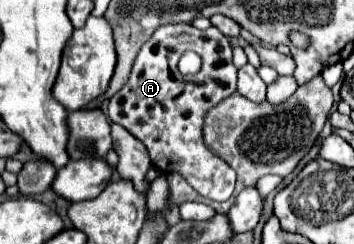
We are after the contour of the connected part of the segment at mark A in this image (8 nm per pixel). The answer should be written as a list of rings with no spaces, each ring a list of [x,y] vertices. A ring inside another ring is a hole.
[[[166,24],[166,26],[160,26],[152,34],[152,38],[140,48],[136,62],[132,66],[128,84],[110,98],[108,118],[110,122],[124,126],[128,132],[132,132],[132,136],[136,136],[144,144],[144,148],[148,148],[148,156],[152,158],[152,164],[156,170],[164,174],[176,172],[184,176],[198,194],[216,202],[224,202],[234,192],[236,174],[222,158],[214,156],[206,148],[202,140],[202,118],[212,106],[216,106],[220,100],[230,96],[234,90],[236,90],[236,66],[232,64],[232,46],[224,34],[220,34],[212,26],[208,30],[196,30],[190,24]],[[188,50],[196,52],[202,58],[200,72],[192,76],[184,76],[178,72],[178,60]]]

